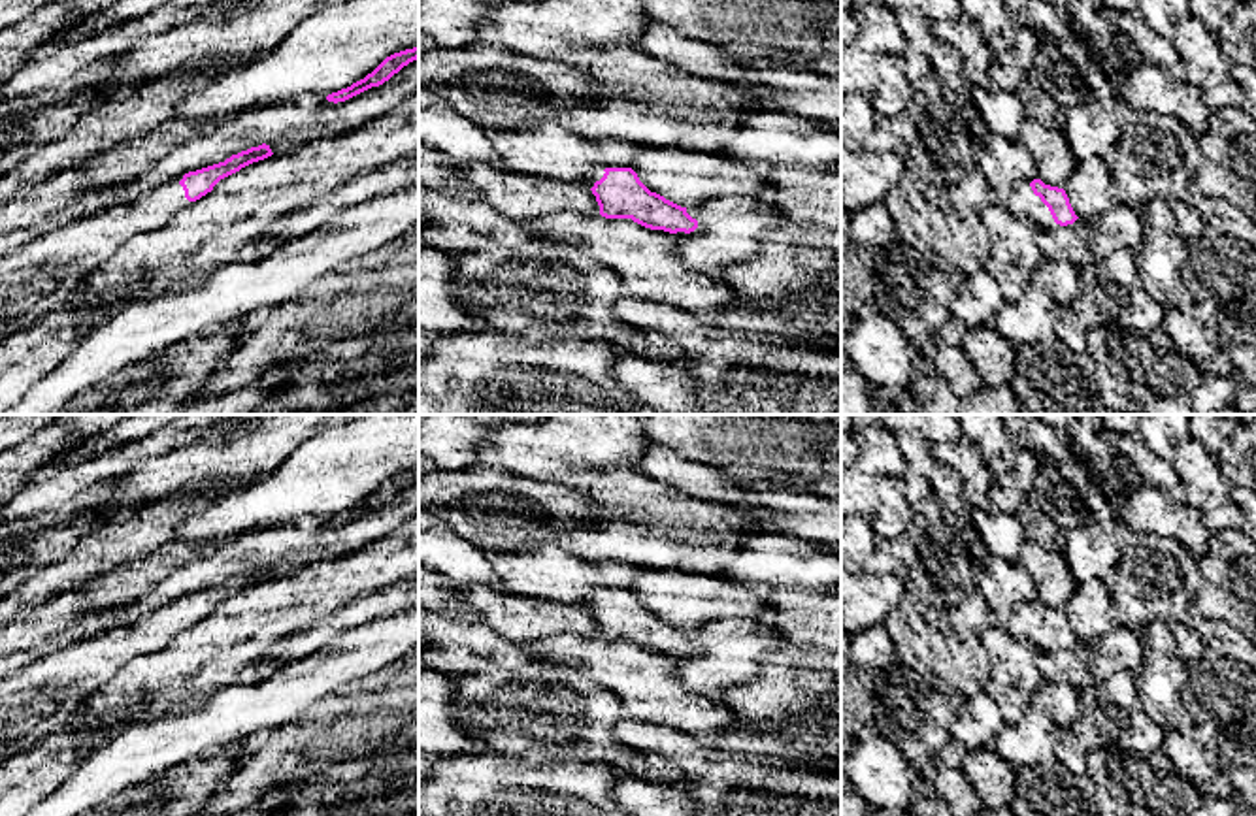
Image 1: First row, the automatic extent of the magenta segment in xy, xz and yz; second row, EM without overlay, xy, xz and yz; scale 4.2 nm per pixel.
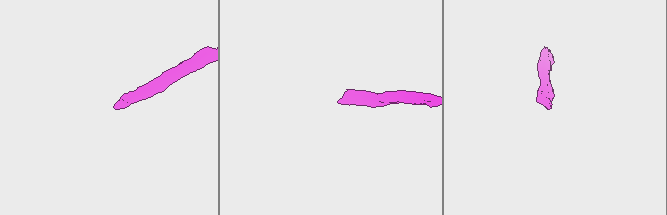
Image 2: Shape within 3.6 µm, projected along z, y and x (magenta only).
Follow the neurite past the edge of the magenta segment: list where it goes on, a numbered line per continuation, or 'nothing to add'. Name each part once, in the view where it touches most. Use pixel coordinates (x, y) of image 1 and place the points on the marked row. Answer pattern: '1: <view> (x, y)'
1: yz (1023, 202)

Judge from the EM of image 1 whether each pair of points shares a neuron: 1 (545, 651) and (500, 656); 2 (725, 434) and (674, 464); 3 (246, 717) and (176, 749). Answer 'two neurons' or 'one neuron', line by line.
1: two neurons
2: two neurons
3: one neuron

